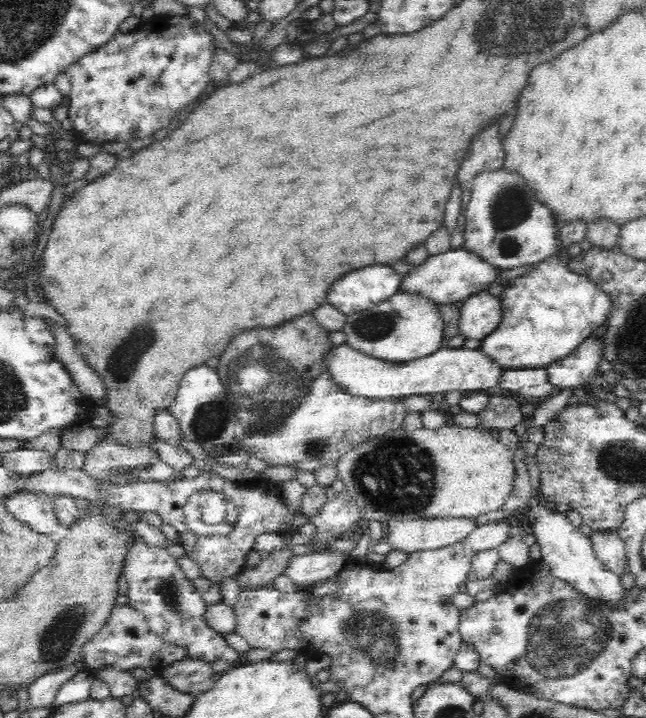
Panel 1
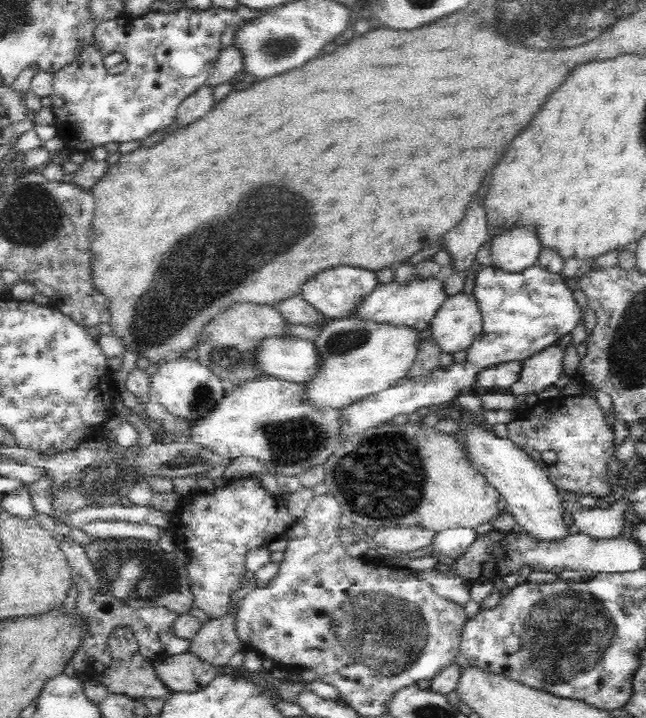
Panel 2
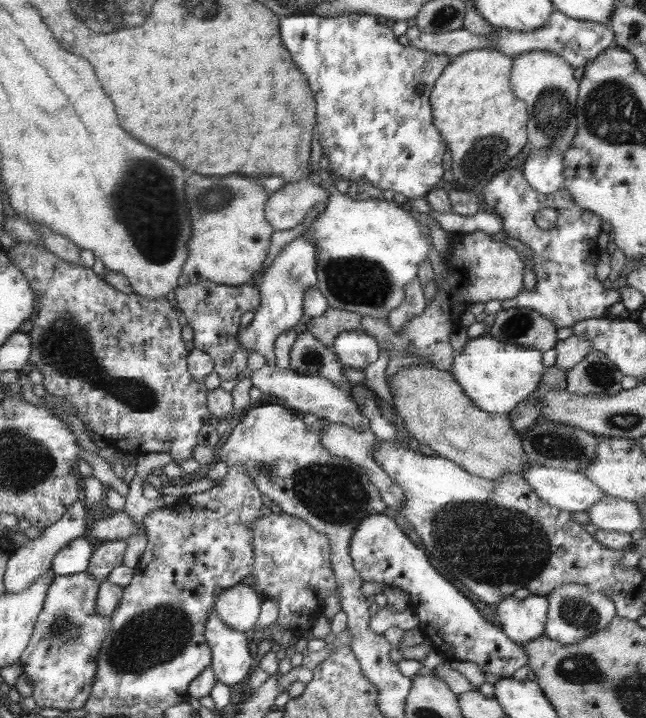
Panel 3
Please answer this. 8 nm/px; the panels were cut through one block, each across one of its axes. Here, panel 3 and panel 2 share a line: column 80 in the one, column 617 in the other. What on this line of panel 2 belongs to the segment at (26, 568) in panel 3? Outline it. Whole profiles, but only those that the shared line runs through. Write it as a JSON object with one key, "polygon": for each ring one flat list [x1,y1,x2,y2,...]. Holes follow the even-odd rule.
{"polygon":[[628,494,616,500,607,508,600,505,595,508,586,508,578,501,563,500,564,514,571,515,573,523,578,526,580,533,592,538,616,538,627,533,627,522,624,516,624,504]]}

